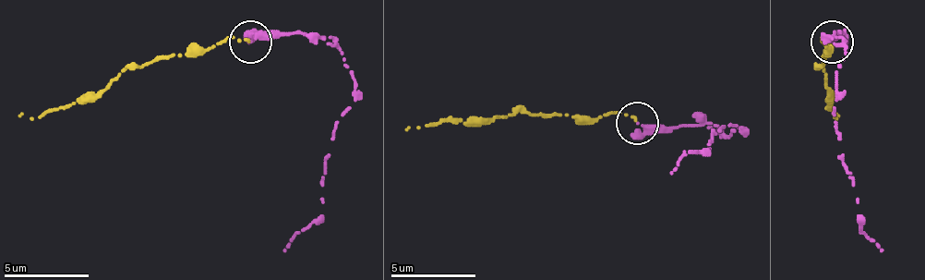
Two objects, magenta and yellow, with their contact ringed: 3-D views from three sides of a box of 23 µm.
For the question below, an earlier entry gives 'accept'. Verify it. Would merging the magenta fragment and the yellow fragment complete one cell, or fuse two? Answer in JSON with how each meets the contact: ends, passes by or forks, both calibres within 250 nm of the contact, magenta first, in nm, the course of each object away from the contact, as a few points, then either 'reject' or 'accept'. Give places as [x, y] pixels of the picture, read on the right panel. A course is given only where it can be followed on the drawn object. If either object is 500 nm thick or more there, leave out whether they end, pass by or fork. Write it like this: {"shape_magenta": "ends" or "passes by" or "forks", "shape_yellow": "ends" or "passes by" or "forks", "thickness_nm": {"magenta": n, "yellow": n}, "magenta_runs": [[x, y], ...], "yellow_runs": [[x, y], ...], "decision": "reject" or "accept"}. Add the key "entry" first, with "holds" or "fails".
{"entry": "holds", "shape_magenta": "passes by", "shape_yellow": "ends", "thickness_nm": {"magenta": 220, "yellow": 110}, "magenta_runs": [[831, 42], [835, 34], [844, 51], [835, 77], [835, 123], [857, 216], [860, 229], [882, 250]], "yellow_runs": [[831, 42], [822, 38], [826, 51], [822, 64], [831, 89], [831, 106], [835, 119], [839, 115]], "decision": "accept"}

